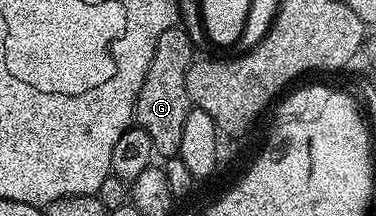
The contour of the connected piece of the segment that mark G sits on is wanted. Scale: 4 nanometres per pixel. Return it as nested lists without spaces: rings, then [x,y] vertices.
[[[180,25],[167,28],[167,32],[159,36],[159,44],[155,44],[155,56],[151,56],[143,88],[139,88],[135,122],[145,129],[147,136],[151,136],[153,149],[162,159],[174,157],[179,140],[183,140],[183,123],[187,121],[187,112],[191,109],[187,96],[187,68],[191,68],[195,61],[193,50],[195,43],[184,28]]]

